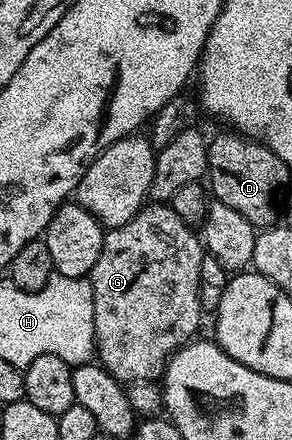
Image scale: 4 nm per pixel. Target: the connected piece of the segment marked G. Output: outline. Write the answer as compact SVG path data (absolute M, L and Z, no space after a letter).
M167 202L148 203L125 226L117 226L104 235L101 258L93 266L89 283L93 290L97 360L116 380L158 381L172 354L198 333L195 331L203 312L199 301L199 271L204 255L200 233L186 224Z

